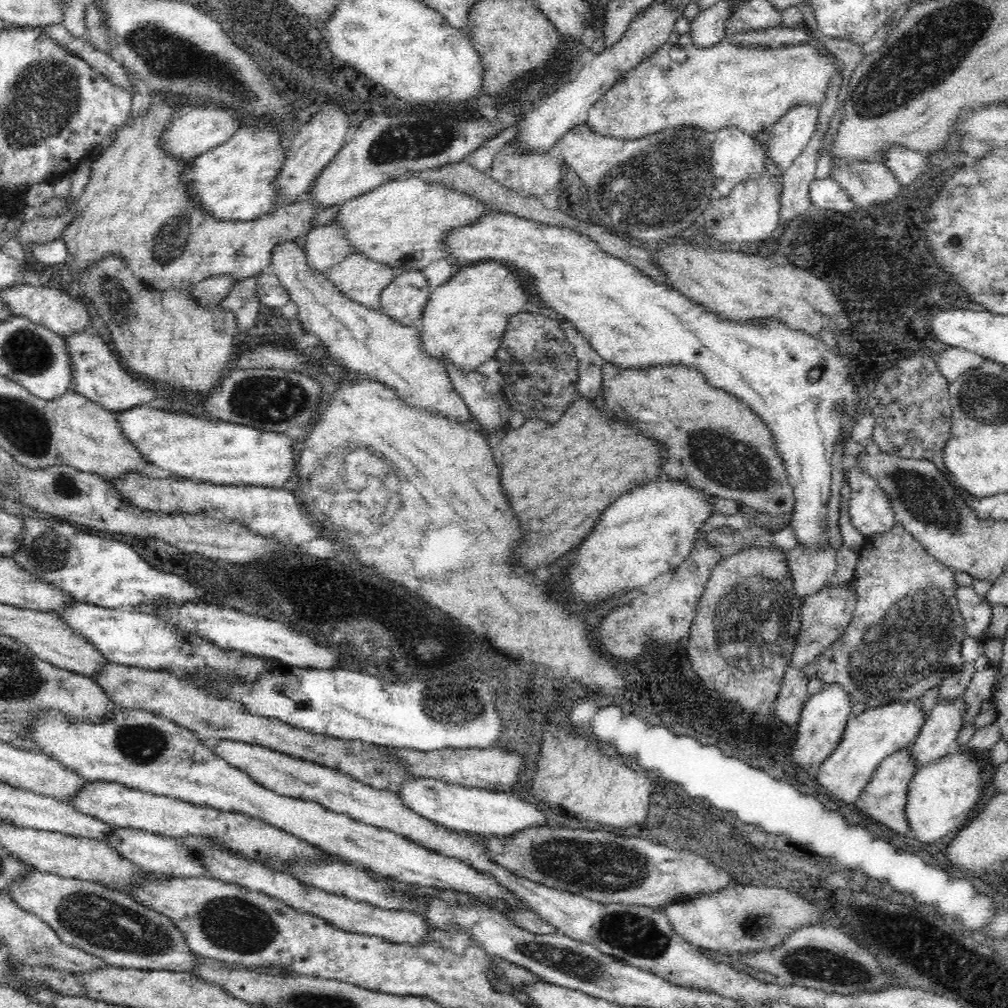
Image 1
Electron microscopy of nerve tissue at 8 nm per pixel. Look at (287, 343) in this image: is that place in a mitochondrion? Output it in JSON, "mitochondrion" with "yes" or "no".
{"mitochondrion":"no"}

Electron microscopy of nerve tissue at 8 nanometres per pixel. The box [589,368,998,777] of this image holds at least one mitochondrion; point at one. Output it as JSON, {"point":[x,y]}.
{"point":[914,638]}

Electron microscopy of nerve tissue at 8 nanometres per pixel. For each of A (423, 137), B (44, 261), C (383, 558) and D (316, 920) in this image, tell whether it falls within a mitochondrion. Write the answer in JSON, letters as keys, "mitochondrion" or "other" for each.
{"A":"mitochondrion","B":"other","C":"other","D":"other"}

